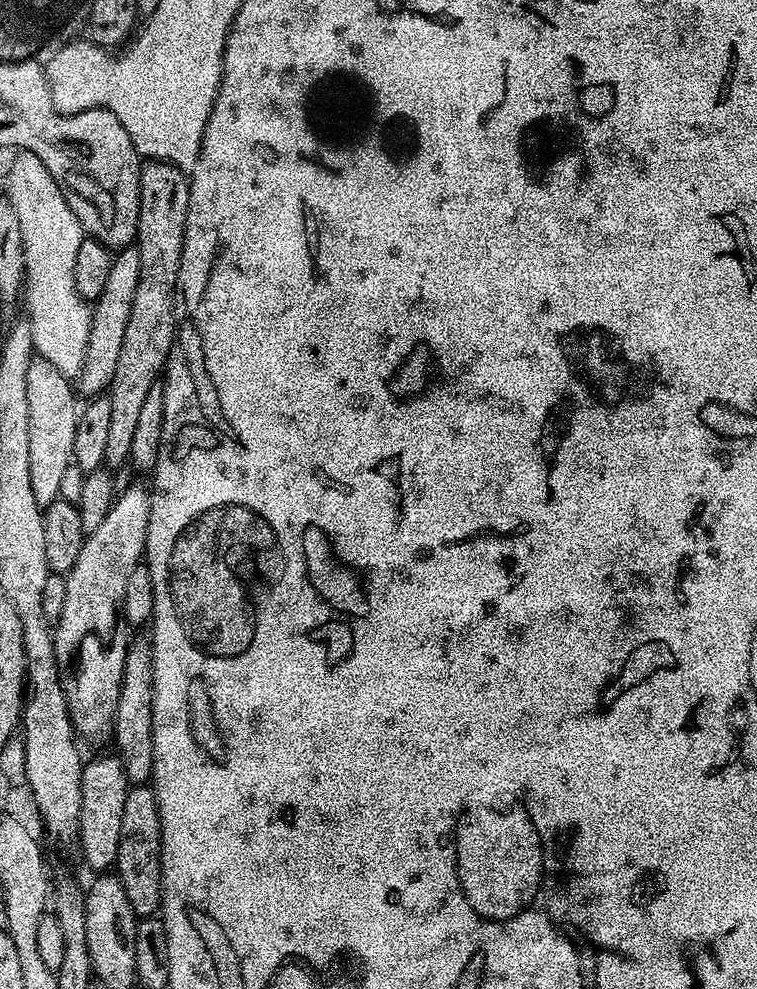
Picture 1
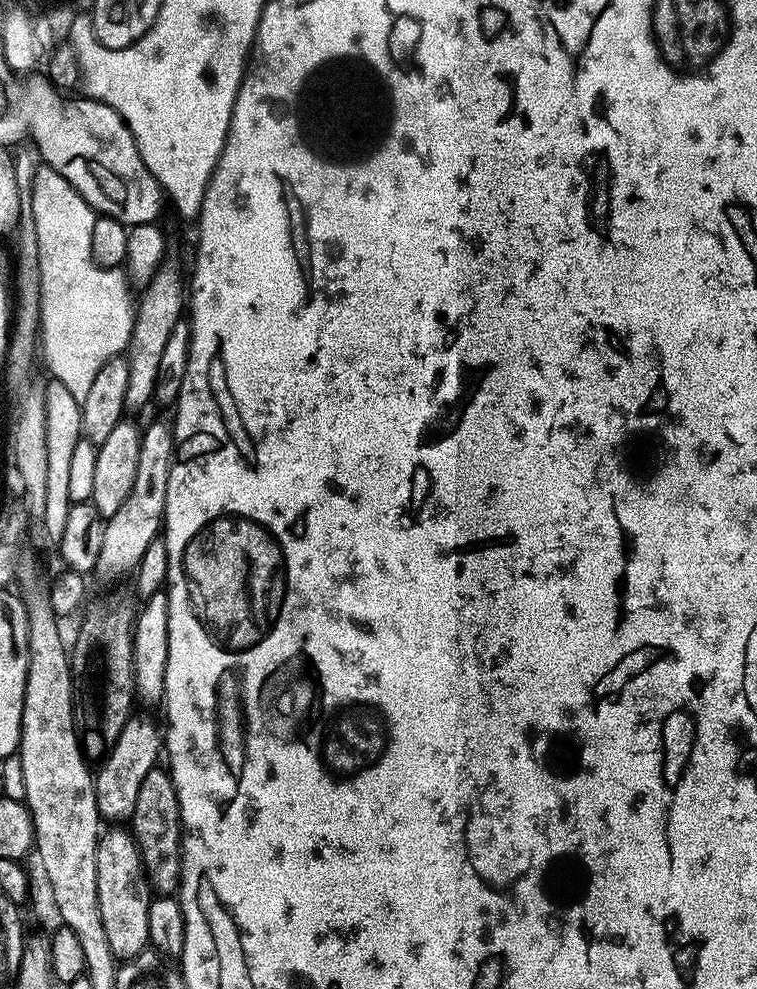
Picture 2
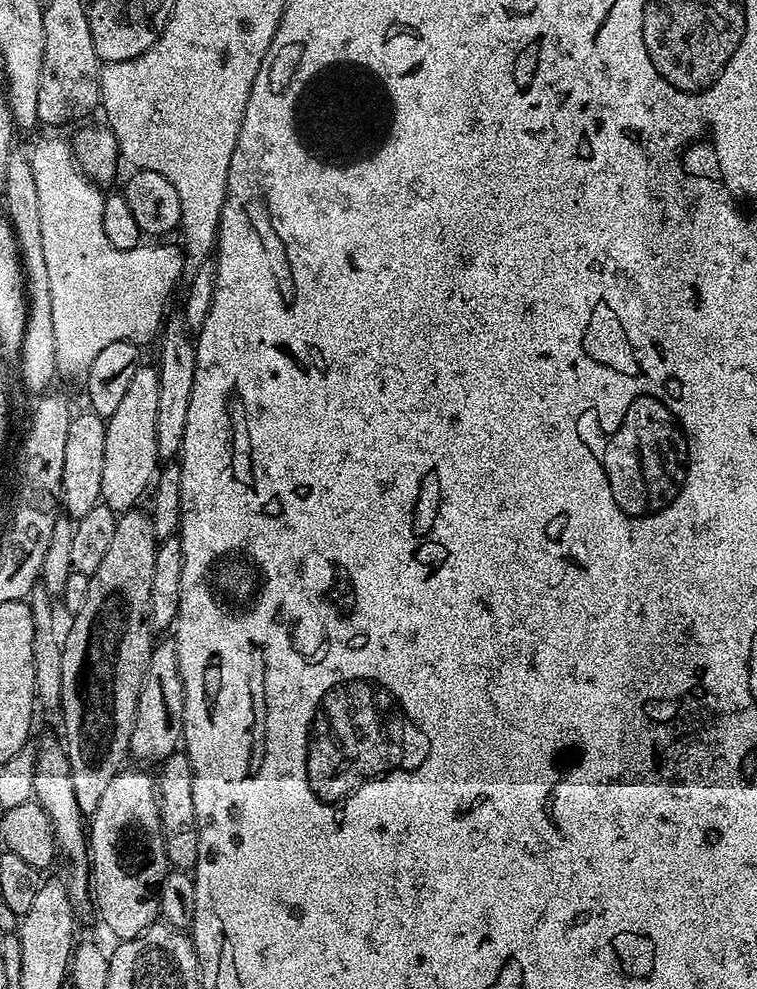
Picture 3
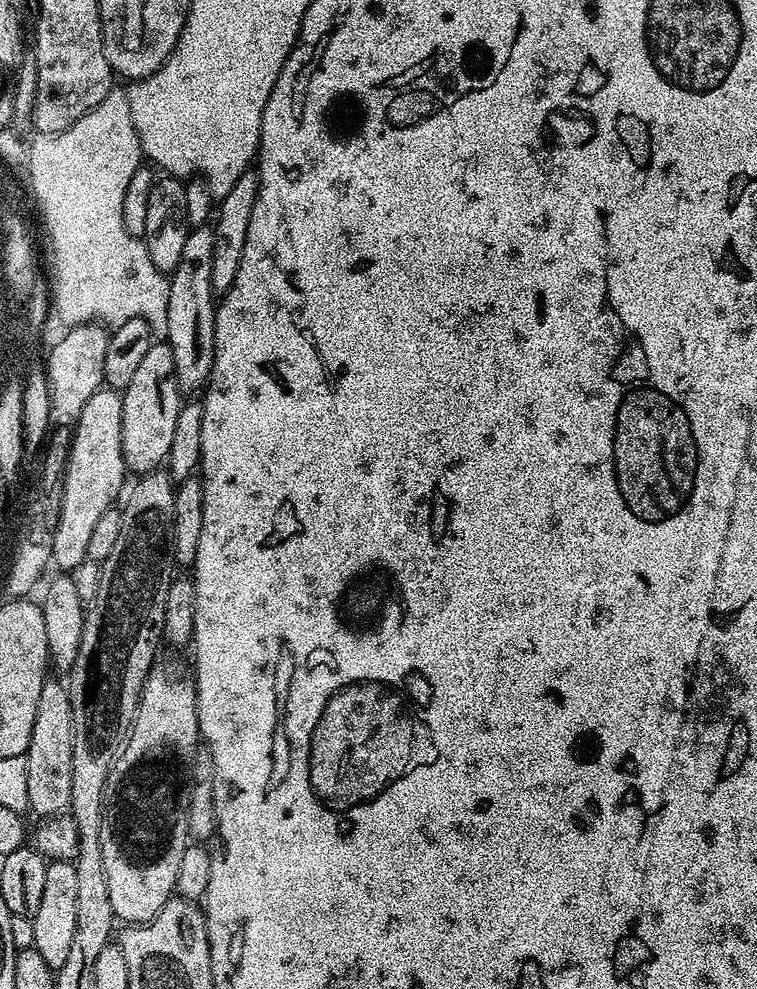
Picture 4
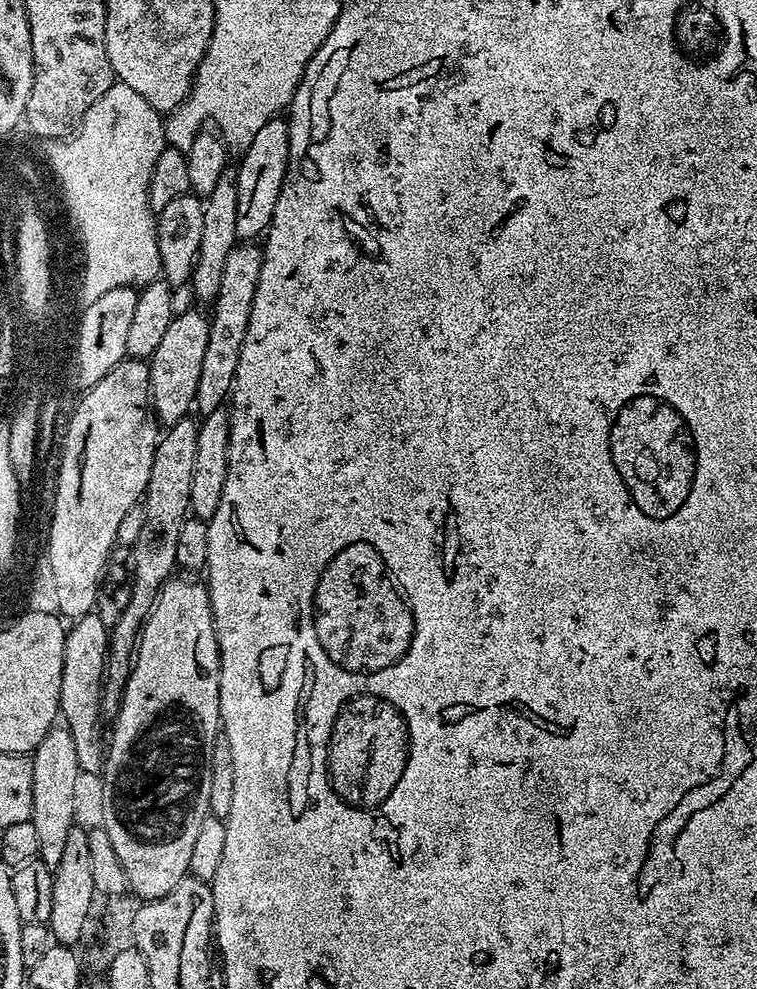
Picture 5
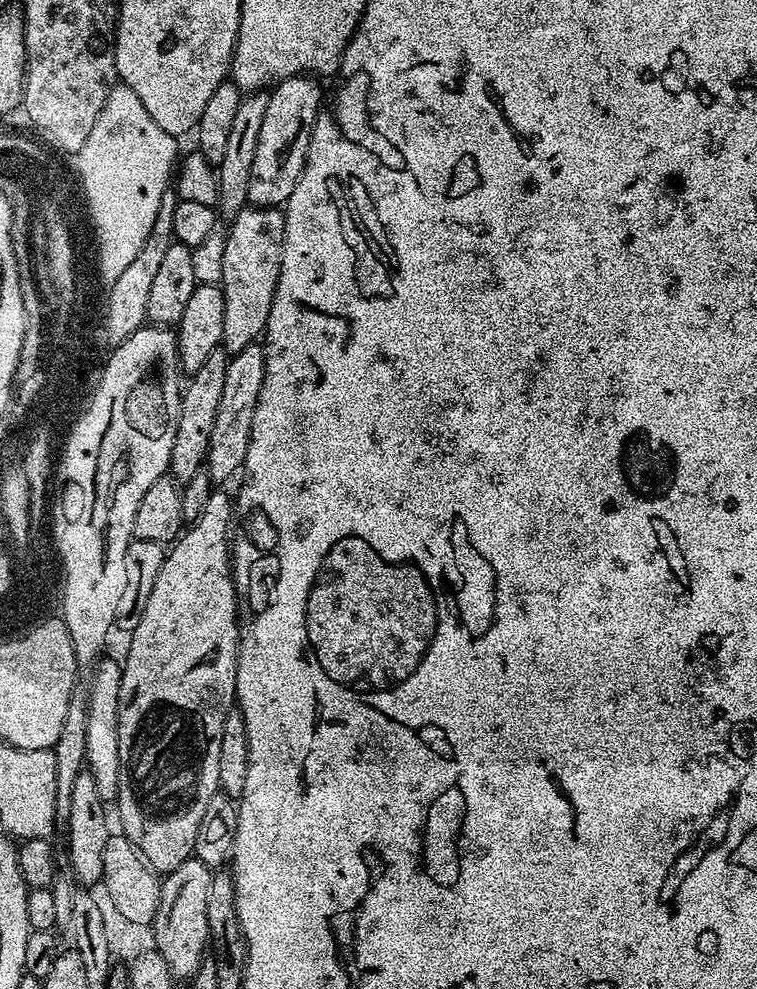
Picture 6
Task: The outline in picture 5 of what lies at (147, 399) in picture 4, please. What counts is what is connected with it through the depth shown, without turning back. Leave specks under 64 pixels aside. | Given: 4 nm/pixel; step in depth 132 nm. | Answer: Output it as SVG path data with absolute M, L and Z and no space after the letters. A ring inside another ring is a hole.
M177 311L170 326L166 326L166 334L162 334L162 342L158 342L158 350L154 350L147 361L150 407L161 425L177 424L193 411L198 374L202 372L202 358L206 354L206 338L210 338L208 321L205 313L203 316L200 312Z

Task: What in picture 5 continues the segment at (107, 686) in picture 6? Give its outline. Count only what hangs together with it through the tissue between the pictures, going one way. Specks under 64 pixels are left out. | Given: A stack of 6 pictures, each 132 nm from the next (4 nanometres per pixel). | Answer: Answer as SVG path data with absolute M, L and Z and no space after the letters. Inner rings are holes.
M89 614L71 621L64 634L62 650L62 690L60 691L60 711L63 727L67 728L74 740L75 753L81 773L99 773L104 767L106 740L100 737L100 689L104 678L104 661L108 652L108 634L106 623Z

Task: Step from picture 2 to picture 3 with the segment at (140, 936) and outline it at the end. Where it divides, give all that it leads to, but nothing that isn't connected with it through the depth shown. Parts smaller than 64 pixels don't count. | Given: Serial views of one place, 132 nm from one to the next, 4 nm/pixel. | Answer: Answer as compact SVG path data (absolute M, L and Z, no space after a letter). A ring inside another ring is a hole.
M122 770L102 793L98 810L90 817L90 892L100 907L100 920L116 935L117 941L132 940L157 923L160 914L160 884L169 872L164 827L160 821L160 798L156 780L148 772Z

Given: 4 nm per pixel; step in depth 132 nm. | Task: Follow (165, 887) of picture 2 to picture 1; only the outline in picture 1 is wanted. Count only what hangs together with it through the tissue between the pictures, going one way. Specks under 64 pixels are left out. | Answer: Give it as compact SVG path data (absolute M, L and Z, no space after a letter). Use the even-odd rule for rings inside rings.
M148 786L129 787L126 794L126 806L122 806L122 834L118 842L118 854L114 865L115 875L122 882L122 890L126 890L126 898L130 898L130 906L137 917L155 916L161 911L164 899L164 873L162 871L162 822L156 801L156 793Z

